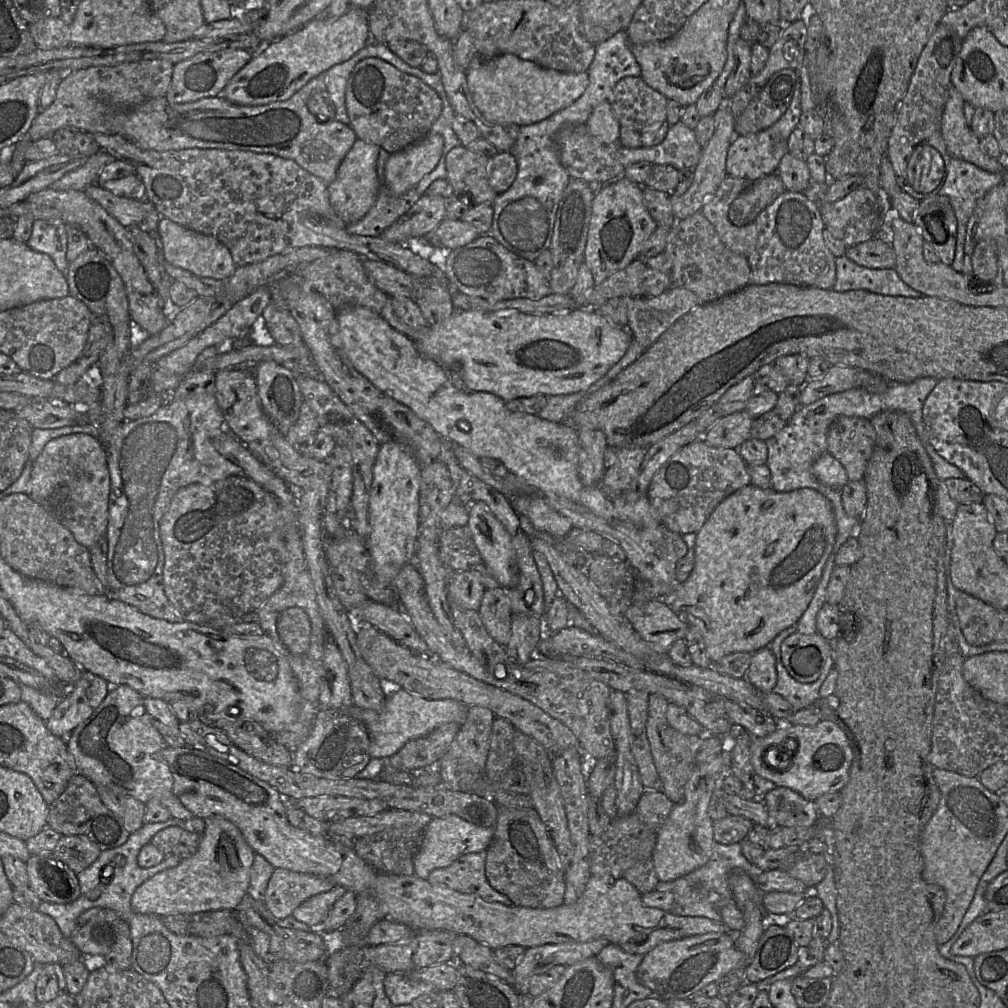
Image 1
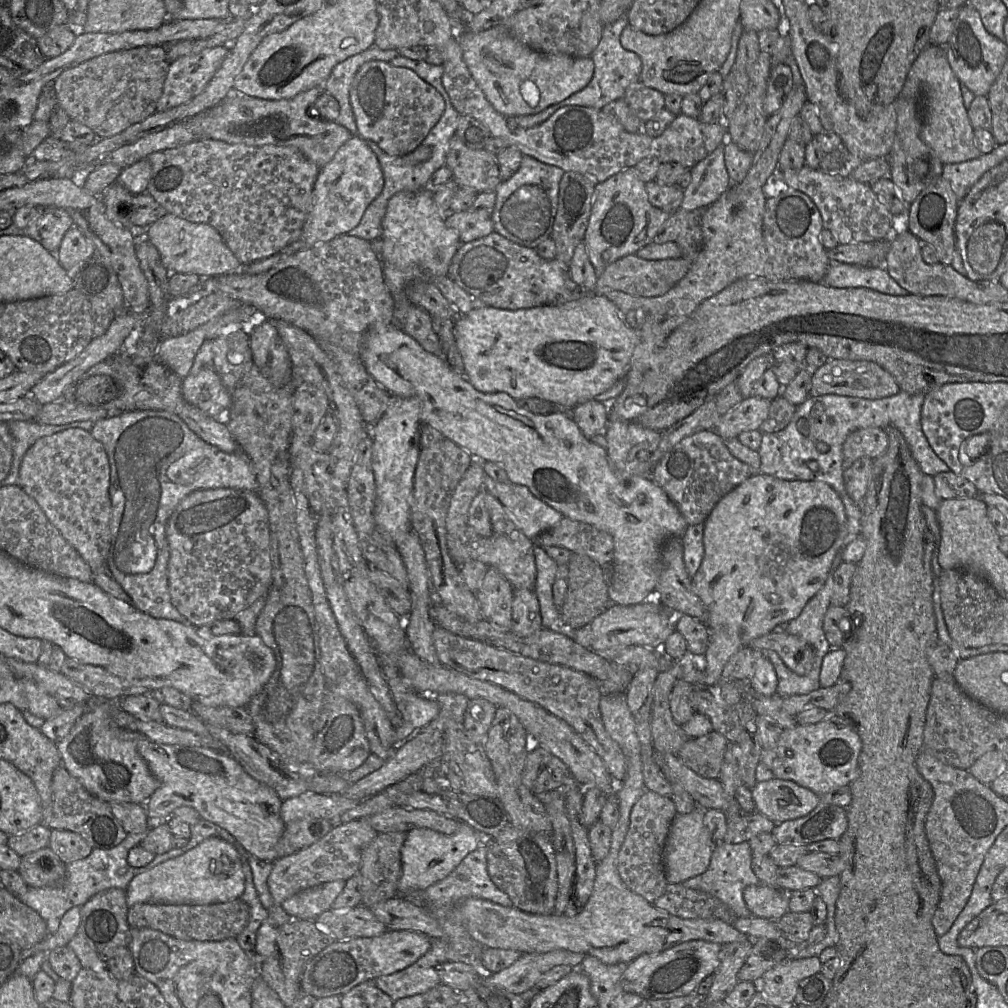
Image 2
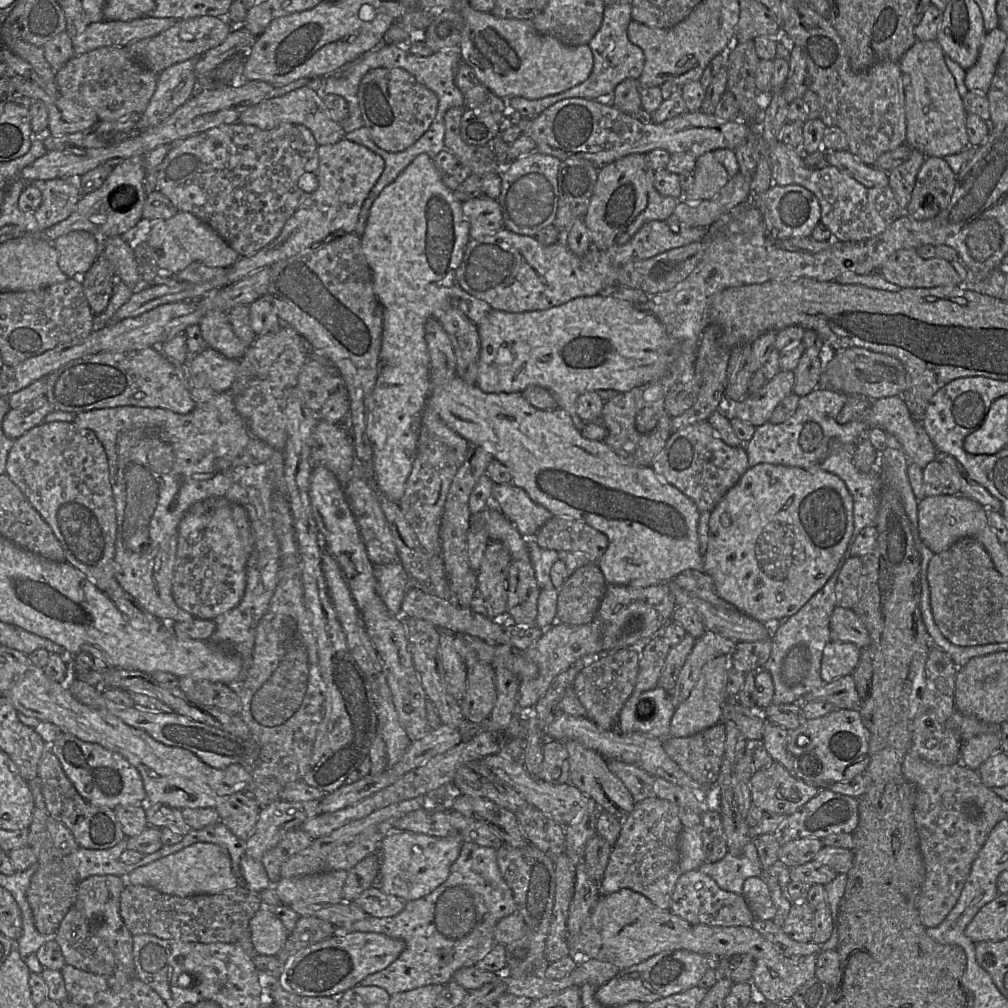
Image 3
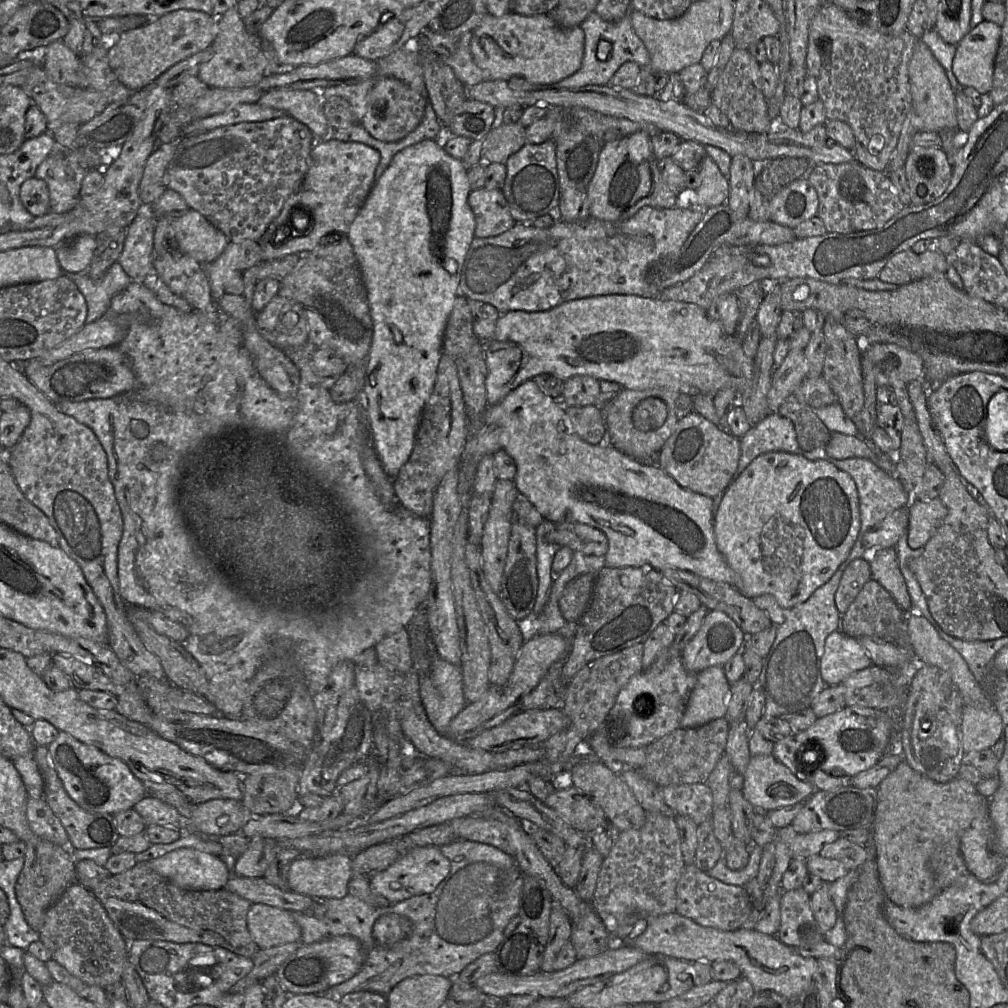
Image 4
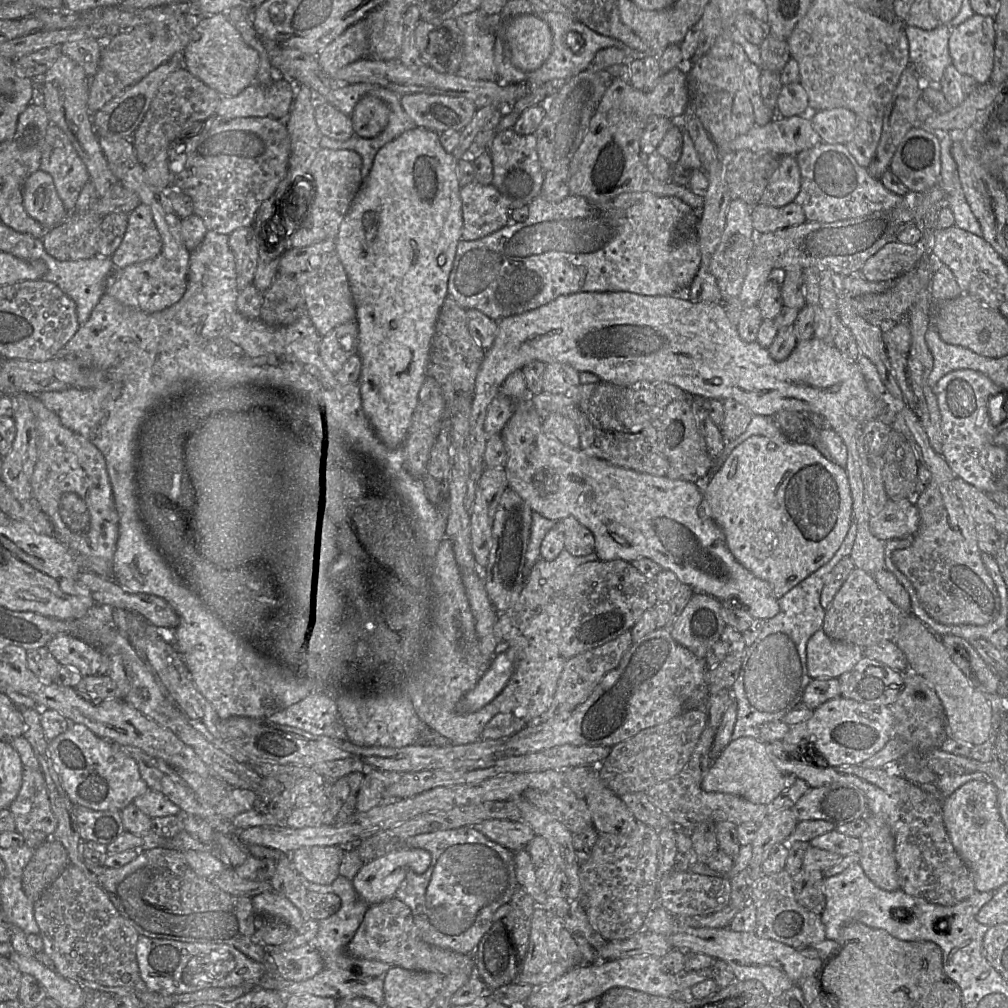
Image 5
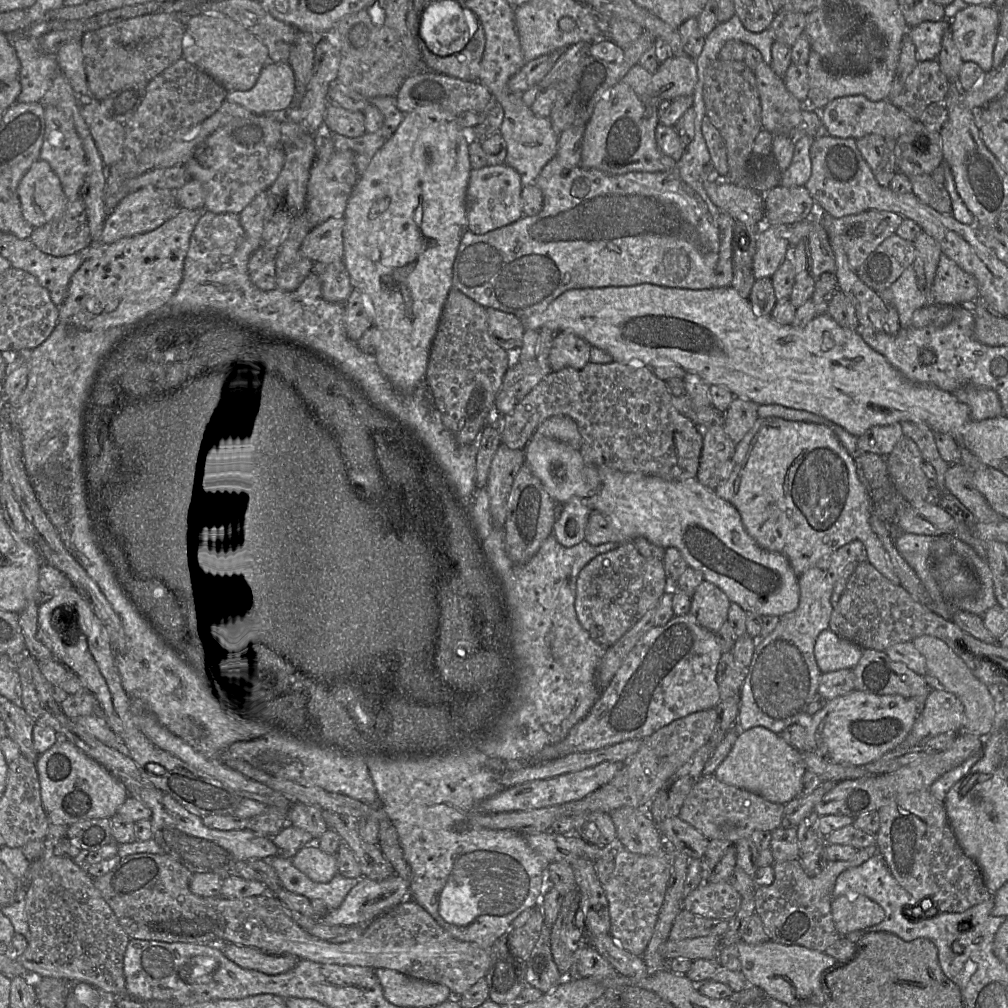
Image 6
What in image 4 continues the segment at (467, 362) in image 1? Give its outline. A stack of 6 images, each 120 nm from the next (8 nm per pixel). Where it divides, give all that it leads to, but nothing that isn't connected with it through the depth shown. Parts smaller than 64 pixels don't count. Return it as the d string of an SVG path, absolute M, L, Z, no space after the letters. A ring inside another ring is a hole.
M633 294L574 299L545 311L509 311L500 315L493 337L483 340L482 344L488 406L498 404L518 385L542 373L552 374L562 381L575 375L588 375L616 382L623 389L663 387L714 396L727 387L738 388L740 394L742 384L752 377L754 371L754 359L745 354L742 340L735 334L726 334L718 321L708 317L707 310L694 303Z

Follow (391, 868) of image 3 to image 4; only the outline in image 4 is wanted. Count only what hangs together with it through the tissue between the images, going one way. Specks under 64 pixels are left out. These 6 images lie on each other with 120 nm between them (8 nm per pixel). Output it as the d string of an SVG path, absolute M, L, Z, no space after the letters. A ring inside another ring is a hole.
M418 847L374 875L369 884L376 894L386 898L390 904L396 904L414 896L431 893L445 879L450 868L450 861L442 854L440 847Z

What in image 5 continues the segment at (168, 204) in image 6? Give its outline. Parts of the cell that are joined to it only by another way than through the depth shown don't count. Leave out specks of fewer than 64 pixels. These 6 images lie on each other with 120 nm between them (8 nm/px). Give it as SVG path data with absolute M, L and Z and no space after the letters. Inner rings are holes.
M140 204L129 214L121 245L110 257L118 268L141 263L162 255L162 240L151 209Z

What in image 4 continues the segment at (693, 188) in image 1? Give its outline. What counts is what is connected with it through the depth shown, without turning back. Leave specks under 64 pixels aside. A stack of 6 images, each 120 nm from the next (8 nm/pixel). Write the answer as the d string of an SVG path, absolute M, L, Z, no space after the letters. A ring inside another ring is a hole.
M705 155L698 168L701 184L694 190L697 194L698 206L707 209L727 204L729 196L728 178L721 173L713 159Z

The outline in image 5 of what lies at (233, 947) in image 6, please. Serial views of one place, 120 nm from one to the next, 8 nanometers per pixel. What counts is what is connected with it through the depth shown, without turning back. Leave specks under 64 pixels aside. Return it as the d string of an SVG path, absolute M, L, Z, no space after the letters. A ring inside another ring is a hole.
M312 944L281 951L268 950L277 968L279 977L295 982L314 977L323 969L323 960Z

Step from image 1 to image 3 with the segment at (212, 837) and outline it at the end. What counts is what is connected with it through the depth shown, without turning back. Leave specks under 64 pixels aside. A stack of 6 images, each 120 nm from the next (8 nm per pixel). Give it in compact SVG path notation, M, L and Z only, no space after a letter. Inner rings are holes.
M204 842L192 844L134 870L126 877L126 884L148 886L178 897L215 895L238 886L227 850L219 845Z

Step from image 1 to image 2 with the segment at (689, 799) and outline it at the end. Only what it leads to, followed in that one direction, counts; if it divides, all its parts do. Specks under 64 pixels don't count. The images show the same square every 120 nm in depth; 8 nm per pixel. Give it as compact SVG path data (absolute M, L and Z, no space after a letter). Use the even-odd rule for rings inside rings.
M696 807L688 814L673 819L663 849L663 863L668 884L682 883L705 872L709 866L714 843L704 823L704 810Z

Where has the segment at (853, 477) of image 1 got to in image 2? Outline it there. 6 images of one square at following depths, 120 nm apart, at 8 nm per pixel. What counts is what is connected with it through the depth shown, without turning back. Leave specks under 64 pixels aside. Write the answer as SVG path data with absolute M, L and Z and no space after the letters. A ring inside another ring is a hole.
M877 427L858 429L848 435L843 444L843 468L848 469L856 460L881 456L888 448L885 430Z

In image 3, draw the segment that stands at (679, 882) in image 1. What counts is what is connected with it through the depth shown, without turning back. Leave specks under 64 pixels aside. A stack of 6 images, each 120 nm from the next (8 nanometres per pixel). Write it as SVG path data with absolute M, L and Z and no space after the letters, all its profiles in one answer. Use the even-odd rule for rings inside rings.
M749 842L741 856L728 853L714 863L704 862L699 870L709 876L722 890L743 895L743 883L750 877L761 876L762 867L754 842Z

